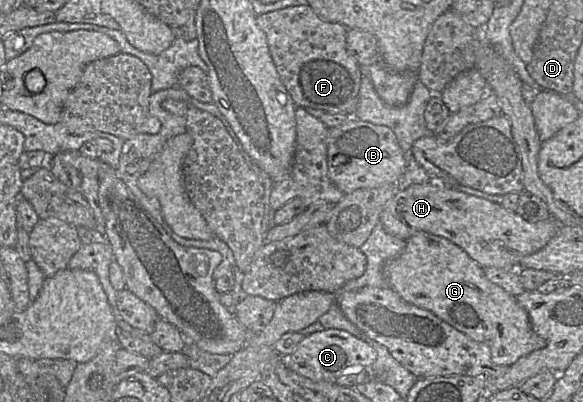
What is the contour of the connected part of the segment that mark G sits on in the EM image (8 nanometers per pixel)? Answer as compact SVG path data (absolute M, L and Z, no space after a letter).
M423 231L415 233L406 240L403 252L386 263L384 275L388 286L404 301L432 312L469 338L487 344L491 350L491 360L496 365L510 367L521 357L547 345L546 339L533 331L528 313L518 304L516 297L489 281L484 268L446 238Z

